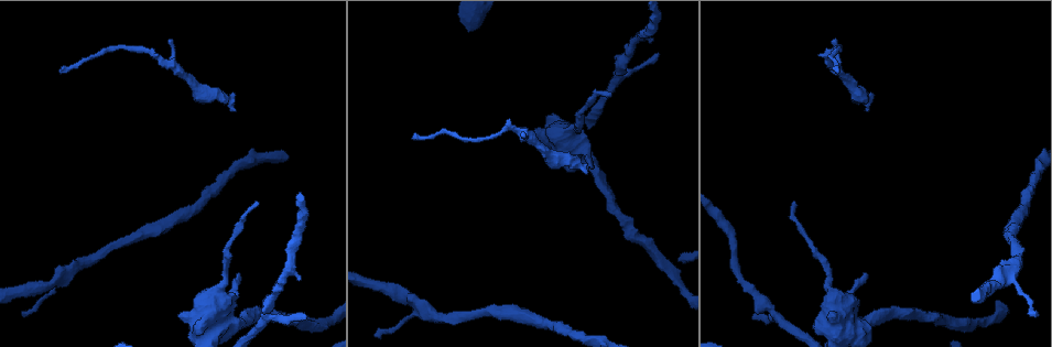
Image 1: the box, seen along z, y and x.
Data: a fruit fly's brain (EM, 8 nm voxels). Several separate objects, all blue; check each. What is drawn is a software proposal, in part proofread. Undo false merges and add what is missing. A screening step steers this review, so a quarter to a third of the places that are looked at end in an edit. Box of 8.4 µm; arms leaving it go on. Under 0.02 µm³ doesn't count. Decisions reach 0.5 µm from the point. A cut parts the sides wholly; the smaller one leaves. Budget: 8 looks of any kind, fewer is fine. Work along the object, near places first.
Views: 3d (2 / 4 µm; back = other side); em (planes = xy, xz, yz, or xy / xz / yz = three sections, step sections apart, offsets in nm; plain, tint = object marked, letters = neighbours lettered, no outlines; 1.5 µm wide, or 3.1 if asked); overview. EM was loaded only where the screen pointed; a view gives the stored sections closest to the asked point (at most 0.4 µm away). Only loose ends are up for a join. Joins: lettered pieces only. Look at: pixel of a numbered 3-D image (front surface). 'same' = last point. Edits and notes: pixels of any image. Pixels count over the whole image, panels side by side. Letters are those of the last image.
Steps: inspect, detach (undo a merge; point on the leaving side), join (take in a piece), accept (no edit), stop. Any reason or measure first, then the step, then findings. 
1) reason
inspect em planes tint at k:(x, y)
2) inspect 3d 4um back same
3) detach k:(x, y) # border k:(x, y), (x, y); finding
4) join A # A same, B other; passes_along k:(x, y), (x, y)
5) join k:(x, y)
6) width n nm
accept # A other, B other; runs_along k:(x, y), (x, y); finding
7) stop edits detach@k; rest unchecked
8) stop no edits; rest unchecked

thin end
inspect 3d 4um at 1:(239, 273)

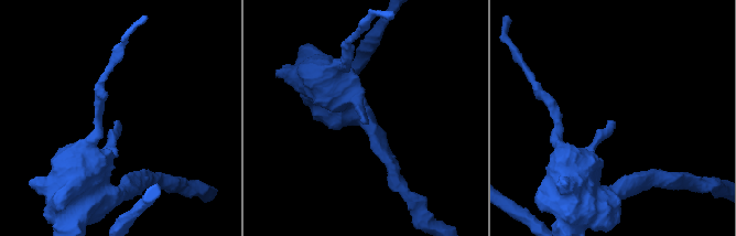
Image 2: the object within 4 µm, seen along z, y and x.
inspect em planes letters at 2:(614, 121)

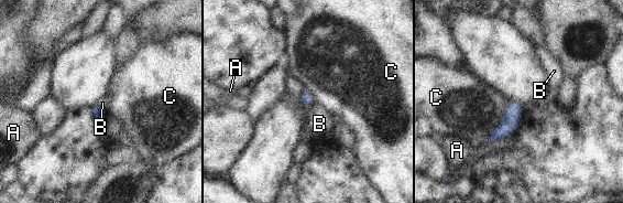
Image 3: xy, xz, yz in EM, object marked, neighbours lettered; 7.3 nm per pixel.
accept # A other, B other, C other; no lettered piece goes on from it

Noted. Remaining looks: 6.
thick end
inspect em planes tint at 1:(833, 315)

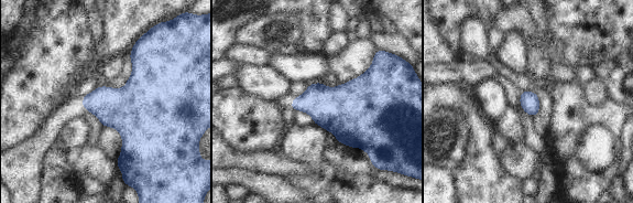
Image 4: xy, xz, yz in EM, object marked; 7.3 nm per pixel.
see the neighbours
inspect em planes letters same

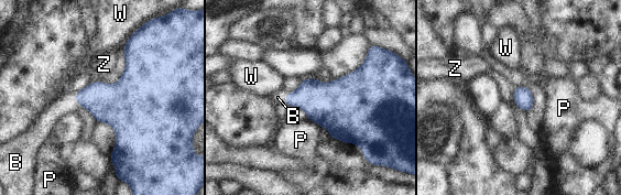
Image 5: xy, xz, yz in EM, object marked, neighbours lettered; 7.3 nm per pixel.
longest_contact W 140 nm
join B # B same, P other, W other, Z other; passes_along 5:(108, 103), (75, 99), (66, 103); it goes on there

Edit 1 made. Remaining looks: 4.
see it whole again
inspect overview

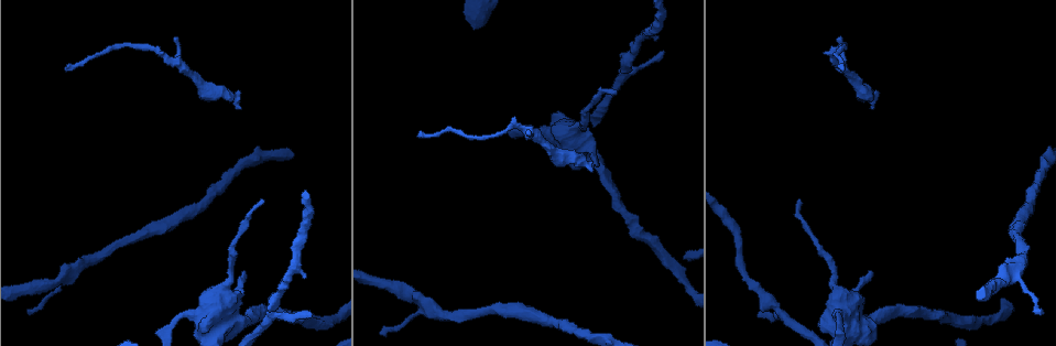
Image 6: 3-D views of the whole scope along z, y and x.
an open end
inspect em planes letters at 6:(872, 107)

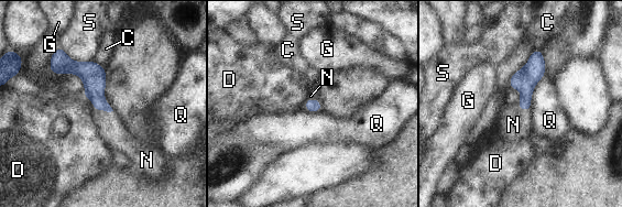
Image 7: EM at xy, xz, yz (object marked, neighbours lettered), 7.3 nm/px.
join N # C other, D other, G other, N same, Q other, S other; passes_along 7:(94, 76), (100, 109), (110, 129); it goes on there

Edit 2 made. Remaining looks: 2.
stop edits join@5, join@7; rest unchecked

